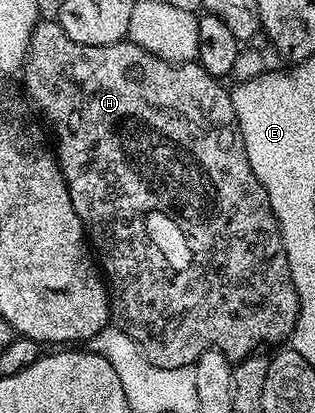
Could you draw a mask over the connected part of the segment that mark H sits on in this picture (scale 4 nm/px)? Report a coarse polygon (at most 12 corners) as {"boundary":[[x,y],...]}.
{"boundary":[[32,30],[114,327],[282,345],[279,223],[197,62]]}

